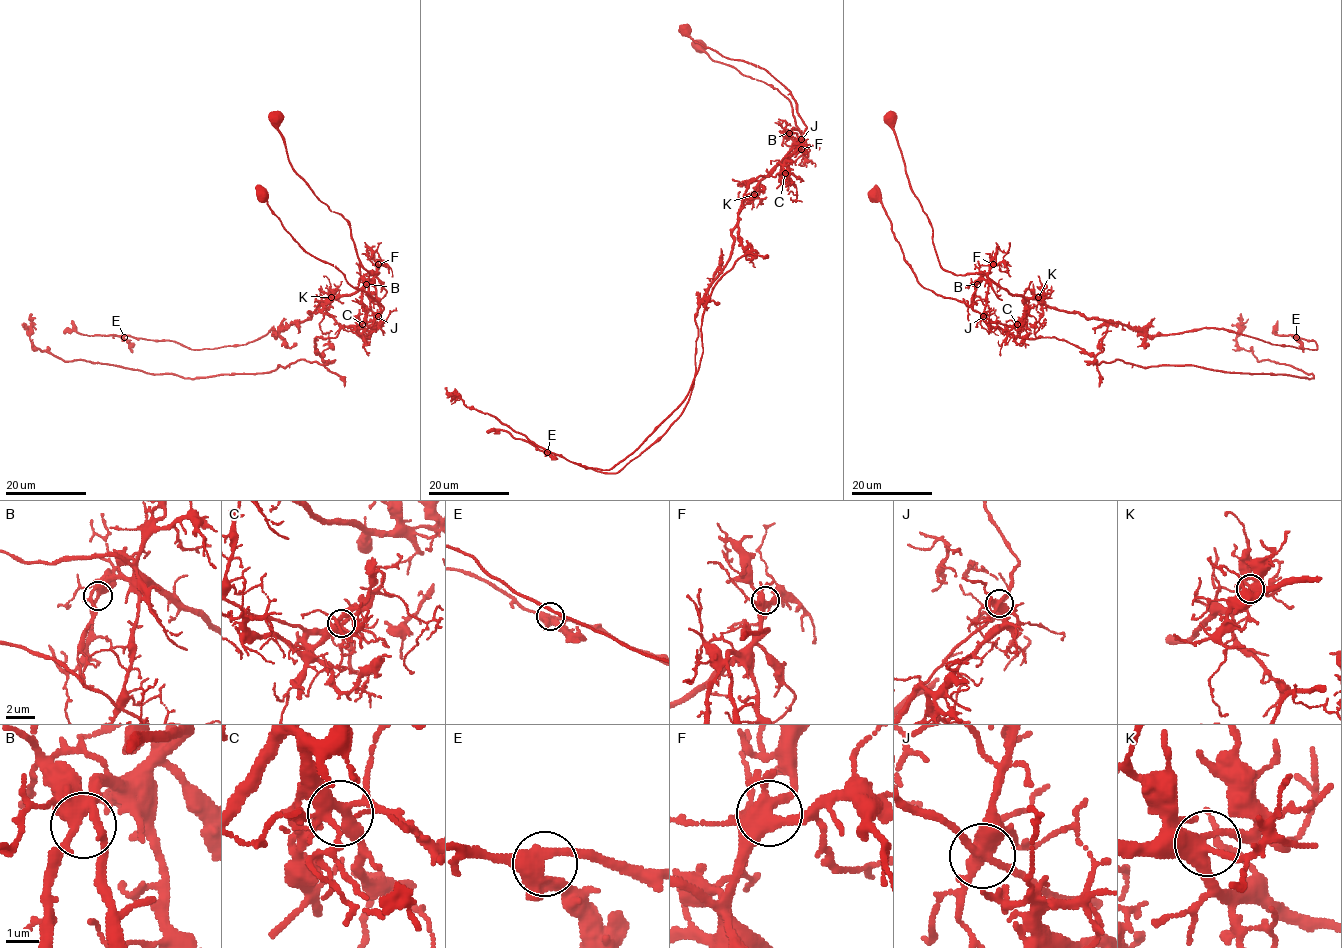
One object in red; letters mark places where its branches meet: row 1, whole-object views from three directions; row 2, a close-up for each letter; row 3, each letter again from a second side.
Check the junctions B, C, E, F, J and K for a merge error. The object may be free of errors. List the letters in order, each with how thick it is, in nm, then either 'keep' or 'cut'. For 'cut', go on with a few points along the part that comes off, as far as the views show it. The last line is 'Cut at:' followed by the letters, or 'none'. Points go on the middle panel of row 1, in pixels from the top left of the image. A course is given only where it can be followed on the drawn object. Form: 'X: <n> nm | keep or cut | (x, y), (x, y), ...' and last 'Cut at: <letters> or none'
B: 360 nm | keep
C: 360 nm | keep
E: 420 nm | keep
F: 400 nm | keep
J: 440 nm | cut | (801, 139), (749, 184), (746, 253), (704, 308), (685, 400), (624, 459), (575, 464), (453, 397)
K: 400 nm | keep
Cut at: J

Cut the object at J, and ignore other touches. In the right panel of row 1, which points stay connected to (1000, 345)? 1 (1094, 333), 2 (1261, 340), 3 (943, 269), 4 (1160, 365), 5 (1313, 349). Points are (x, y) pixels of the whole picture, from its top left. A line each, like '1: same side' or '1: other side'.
1: other side
2: other side
3: other side
4: same side
5: other side

